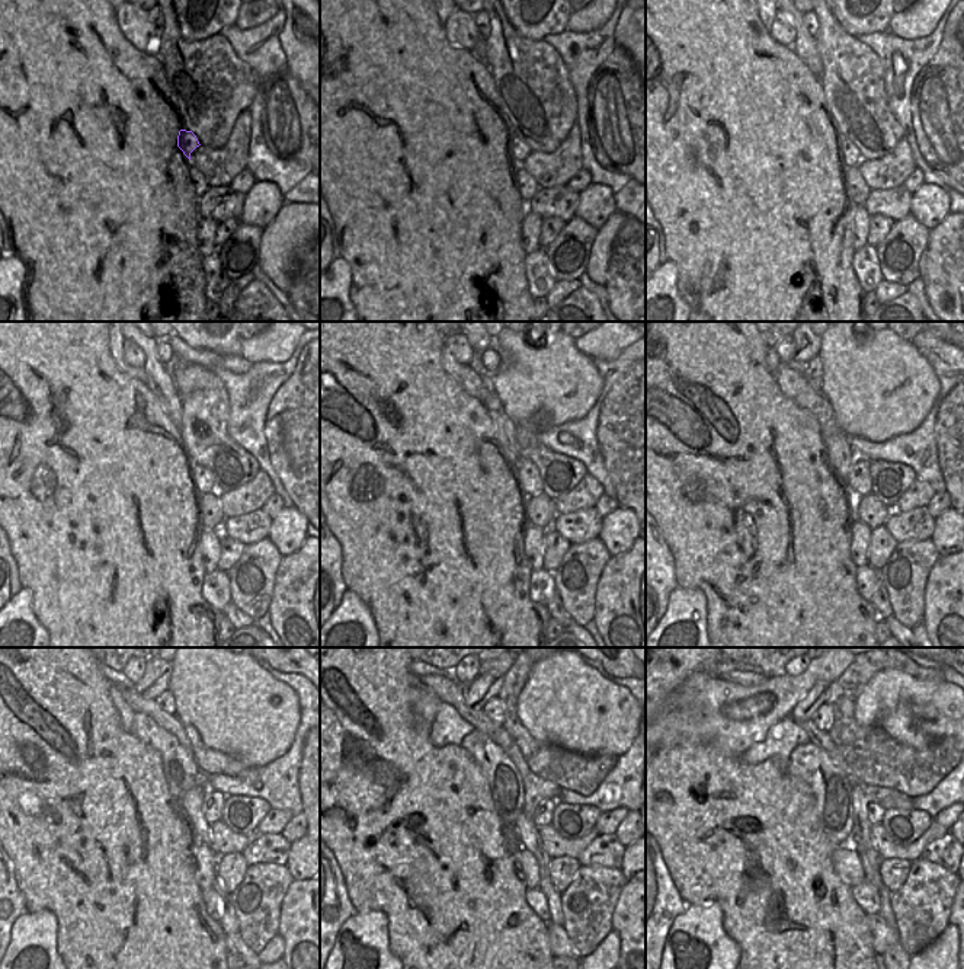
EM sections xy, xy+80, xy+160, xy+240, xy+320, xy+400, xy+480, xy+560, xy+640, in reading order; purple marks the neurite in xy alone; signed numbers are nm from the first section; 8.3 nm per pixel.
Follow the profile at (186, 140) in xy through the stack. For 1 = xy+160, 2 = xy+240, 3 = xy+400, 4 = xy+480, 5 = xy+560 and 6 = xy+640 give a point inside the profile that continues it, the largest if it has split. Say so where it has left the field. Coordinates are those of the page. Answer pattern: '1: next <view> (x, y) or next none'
1: next xy+160 (851, 154)
2: next xy+240 (204, 480)
3: next xy+400 (858, 482)
4: next xy+480 (213, 802)
5: next xy+560 (544, 811)
6: next xy+640 (876, 811)

